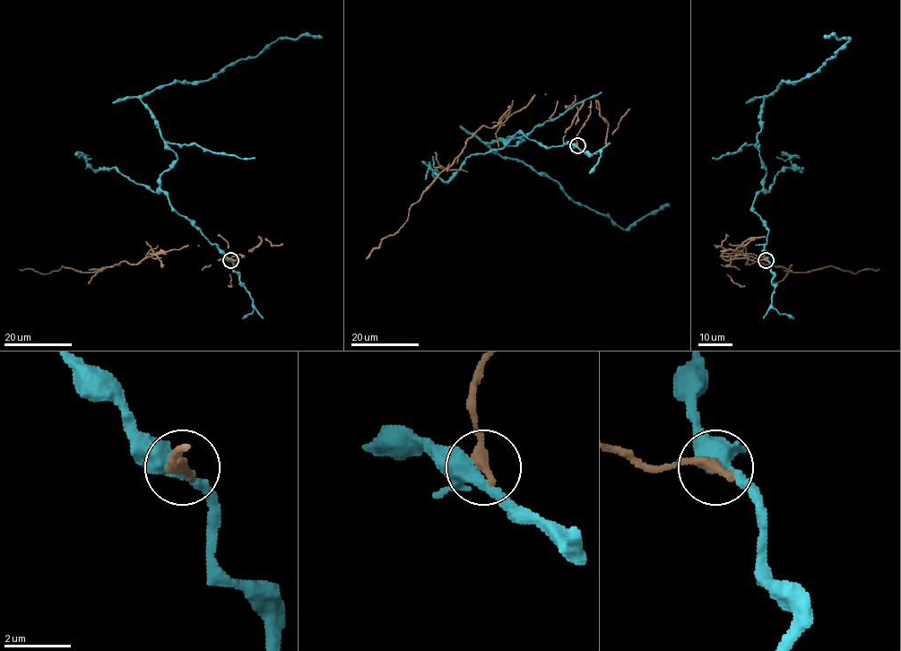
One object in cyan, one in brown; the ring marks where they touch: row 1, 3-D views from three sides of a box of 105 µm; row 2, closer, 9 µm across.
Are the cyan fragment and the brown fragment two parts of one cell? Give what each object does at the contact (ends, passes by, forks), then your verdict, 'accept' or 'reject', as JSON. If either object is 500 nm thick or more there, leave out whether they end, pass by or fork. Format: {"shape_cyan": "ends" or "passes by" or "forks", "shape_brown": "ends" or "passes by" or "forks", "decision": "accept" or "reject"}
{"shape_cyan": "forks", "shape_brown": "ends", "decision": "reject"}

